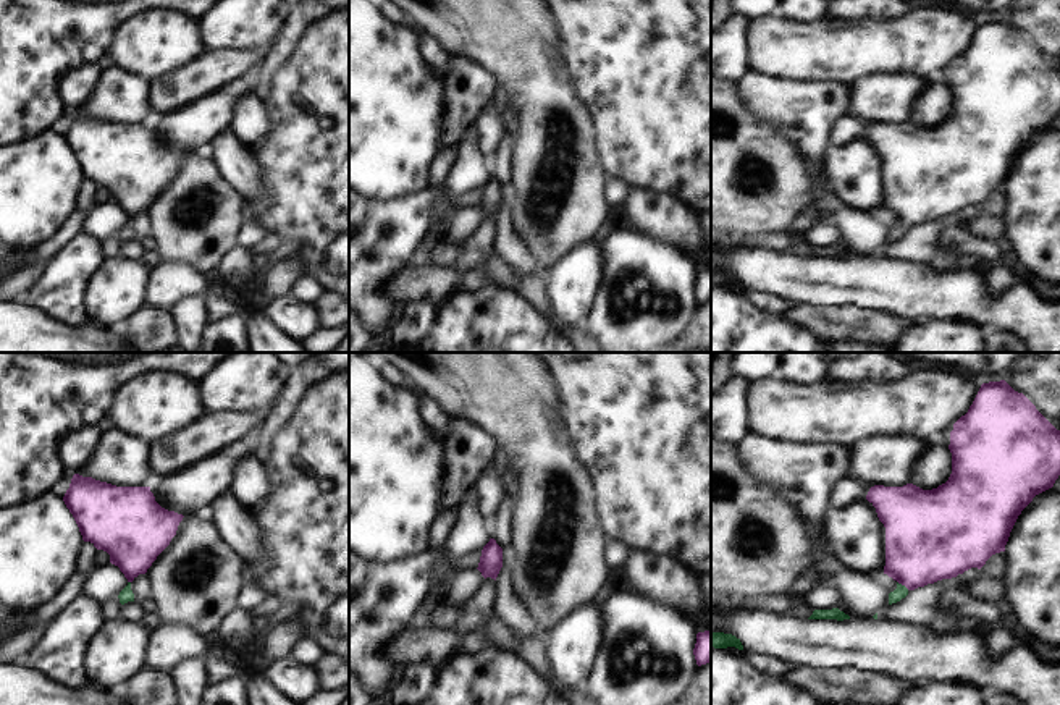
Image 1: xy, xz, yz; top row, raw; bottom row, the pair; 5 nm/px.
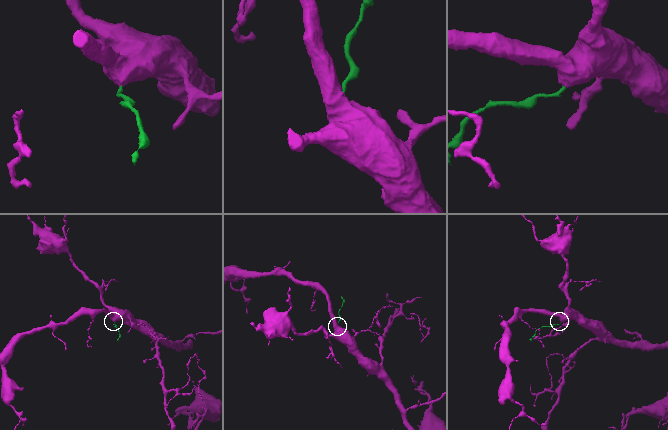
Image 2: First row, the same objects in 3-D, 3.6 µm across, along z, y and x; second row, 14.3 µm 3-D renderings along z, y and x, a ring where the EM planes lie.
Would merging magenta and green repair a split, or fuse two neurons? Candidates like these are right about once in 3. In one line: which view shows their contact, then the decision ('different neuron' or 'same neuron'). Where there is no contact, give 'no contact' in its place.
meets magenta in yz; same neuron

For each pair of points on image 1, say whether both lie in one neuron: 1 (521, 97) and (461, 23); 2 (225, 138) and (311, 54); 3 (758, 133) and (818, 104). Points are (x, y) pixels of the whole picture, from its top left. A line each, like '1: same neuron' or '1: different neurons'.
1: same neuron
2: different neurons
3: different neurons

